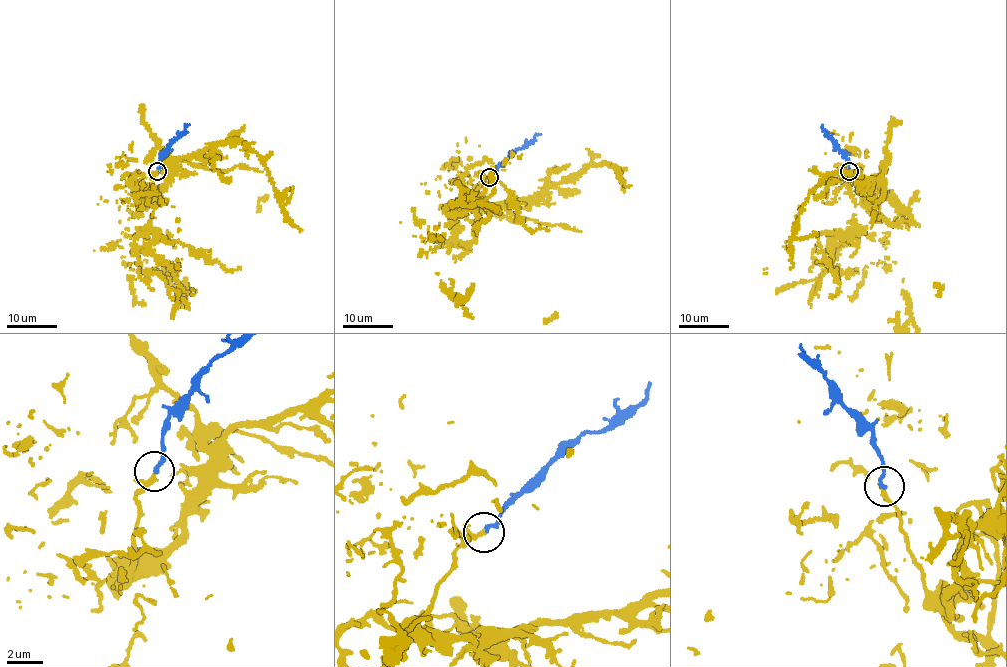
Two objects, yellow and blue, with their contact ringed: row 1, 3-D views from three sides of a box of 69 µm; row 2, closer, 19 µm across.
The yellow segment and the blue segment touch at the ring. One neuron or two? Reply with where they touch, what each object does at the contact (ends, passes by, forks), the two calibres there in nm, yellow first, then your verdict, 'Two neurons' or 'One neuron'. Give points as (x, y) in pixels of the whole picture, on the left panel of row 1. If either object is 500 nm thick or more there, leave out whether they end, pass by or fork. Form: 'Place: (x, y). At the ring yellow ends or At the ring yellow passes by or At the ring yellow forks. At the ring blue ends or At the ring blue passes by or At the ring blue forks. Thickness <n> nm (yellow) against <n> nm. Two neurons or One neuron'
Place: (157, 171). At the ring yellow passes by. At the ring blue ends. Thickness 170 nm (yellow) against 240 nm. One neuron

